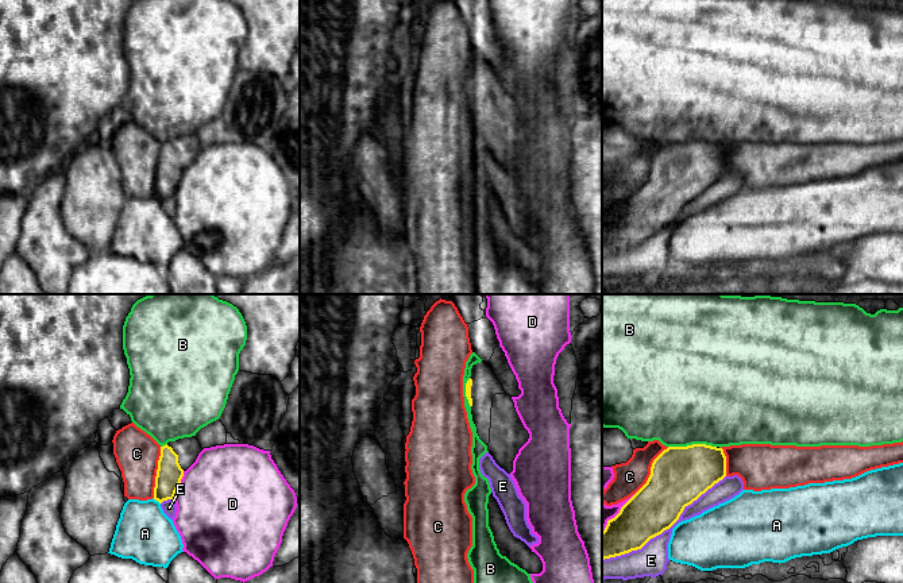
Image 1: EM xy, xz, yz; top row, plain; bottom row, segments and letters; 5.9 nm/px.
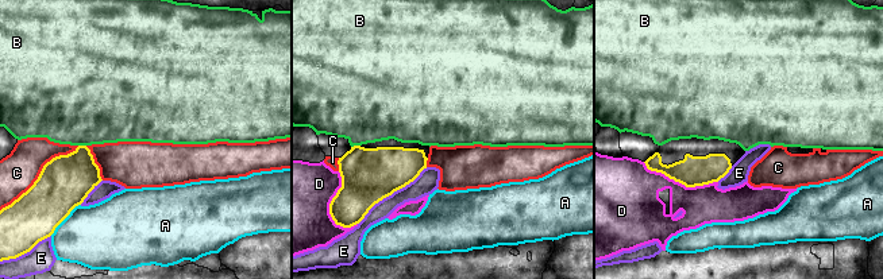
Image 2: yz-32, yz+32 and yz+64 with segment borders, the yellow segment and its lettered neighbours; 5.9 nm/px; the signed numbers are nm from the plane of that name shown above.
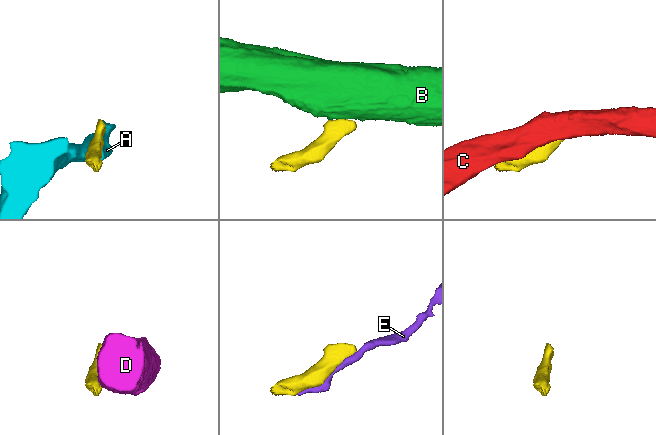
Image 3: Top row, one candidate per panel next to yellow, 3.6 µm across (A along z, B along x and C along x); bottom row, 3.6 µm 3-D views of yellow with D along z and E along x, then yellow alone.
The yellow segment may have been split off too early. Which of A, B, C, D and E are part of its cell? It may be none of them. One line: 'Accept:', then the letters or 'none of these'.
Accept: none of these

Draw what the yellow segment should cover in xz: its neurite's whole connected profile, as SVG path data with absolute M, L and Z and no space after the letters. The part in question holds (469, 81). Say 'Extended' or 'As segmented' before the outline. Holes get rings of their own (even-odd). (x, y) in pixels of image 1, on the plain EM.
Extended. M487 61L472 63L466 81L466 94L479 136L487 143L495 161L510 171L513 158L528 139L529 131L516 109L512 94L505 90Z

